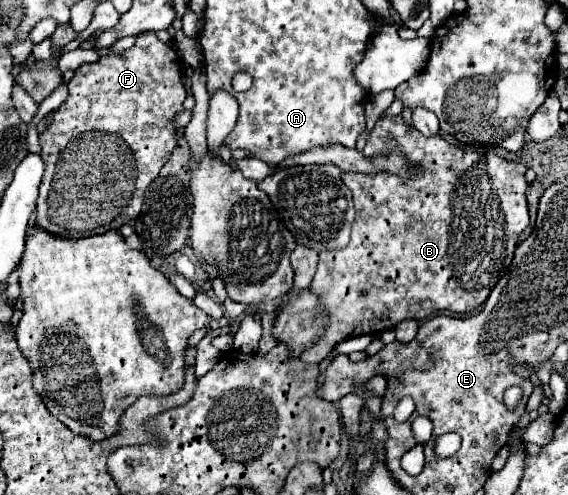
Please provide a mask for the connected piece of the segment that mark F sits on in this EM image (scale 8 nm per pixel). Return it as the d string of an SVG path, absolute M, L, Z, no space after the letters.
M151 30L137 34L133 48L123 54L103 56L99 62L83 64L75 70L67 100L53 112L51 126L39 134L41 156L47 168L39 186L35 226L59 236L81 238L119 230L139 216L147 184L157 178L175 148L171 118L183 110L187 96L181 74L183 68L177 52L169 44L159 42Z

